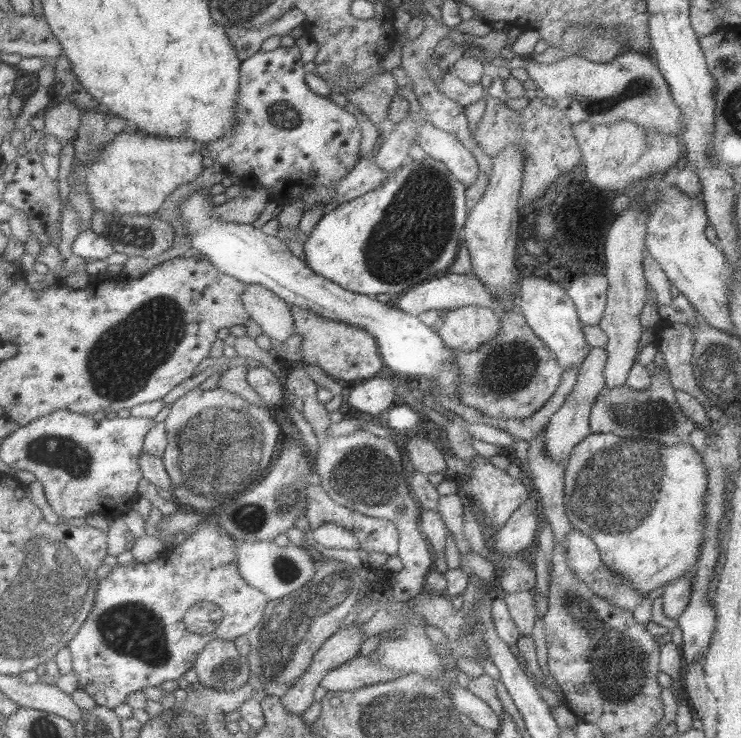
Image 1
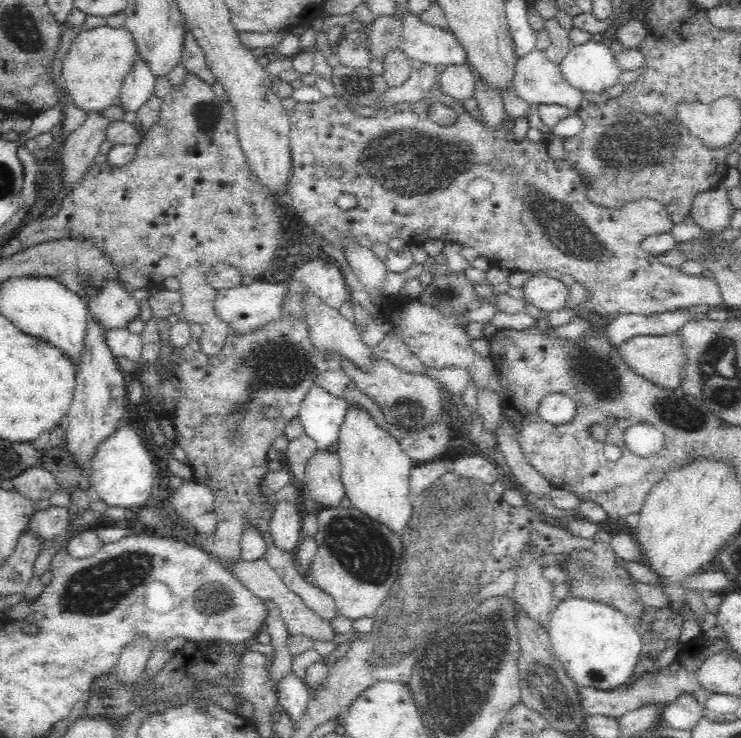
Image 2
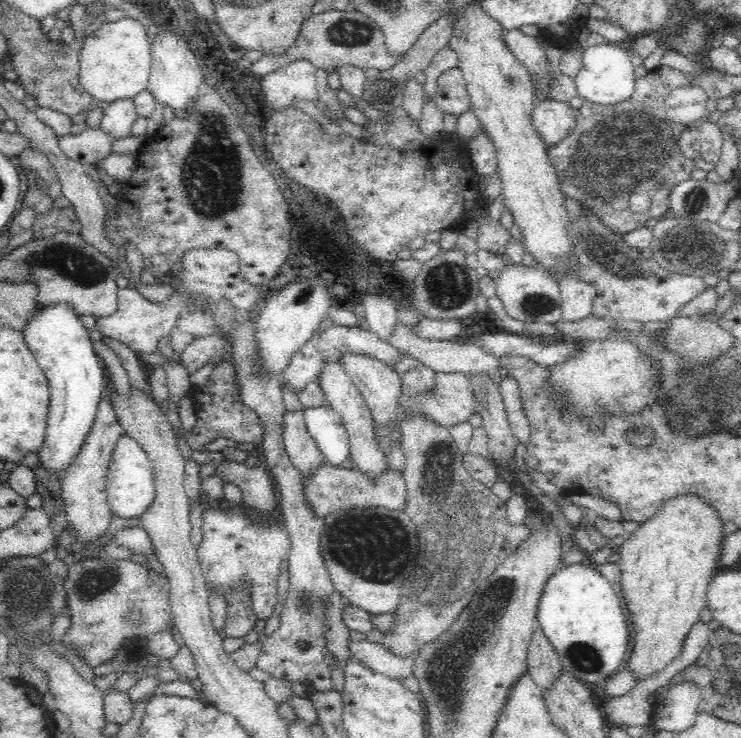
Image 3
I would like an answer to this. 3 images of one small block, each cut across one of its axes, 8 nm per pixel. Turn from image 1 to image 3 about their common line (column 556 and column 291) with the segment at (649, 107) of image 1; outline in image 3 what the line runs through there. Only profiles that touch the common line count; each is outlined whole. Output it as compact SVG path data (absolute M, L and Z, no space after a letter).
M299 59L261 76L259 84L268 113L296 108L294 104L300 100L319 102L316 72L308 60Z

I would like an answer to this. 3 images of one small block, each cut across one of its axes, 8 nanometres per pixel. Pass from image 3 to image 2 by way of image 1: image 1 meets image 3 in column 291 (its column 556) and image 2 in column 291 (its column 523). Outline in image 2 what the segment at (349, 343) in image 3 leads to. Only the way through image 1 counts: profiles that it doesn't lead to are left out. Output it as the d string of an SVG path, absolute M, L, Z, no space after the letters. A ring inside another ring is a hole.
M281 317L247 336L234 335L230 331L218 356L206 356L199 342L192 339L184 348L175 351L180 355L178 362L169 359L165 364L165 382L158 382L157 375L163 364L140 364L143 370L138 377L144 388L140 408L149 412L149 401L153 407L158 402L164 403L165 416L173 424L177 442L190 460L192 480L208 485L214 493L218 526L214 533L207 535L208 541L202 548L224 566L240 562L243 560L240 544L244 527L248 523L256 528L259 526L257 530L265 539L266 560L270 566L309 609L330 623L341 615L334 597L306 582L291 554L274 546L270 537L268 523L273 506L282 499L299 506L300 490L291 482L264 500L258 486L258 481L266 474L269 462L266 452L272 441L284 434L284 427L291 418L298 416L306 394L314 387L314 378L331 365L311 343L309 335L306 323ZM271 406L278 407L280 412L273 420L264 418L261 412L262 408Z

